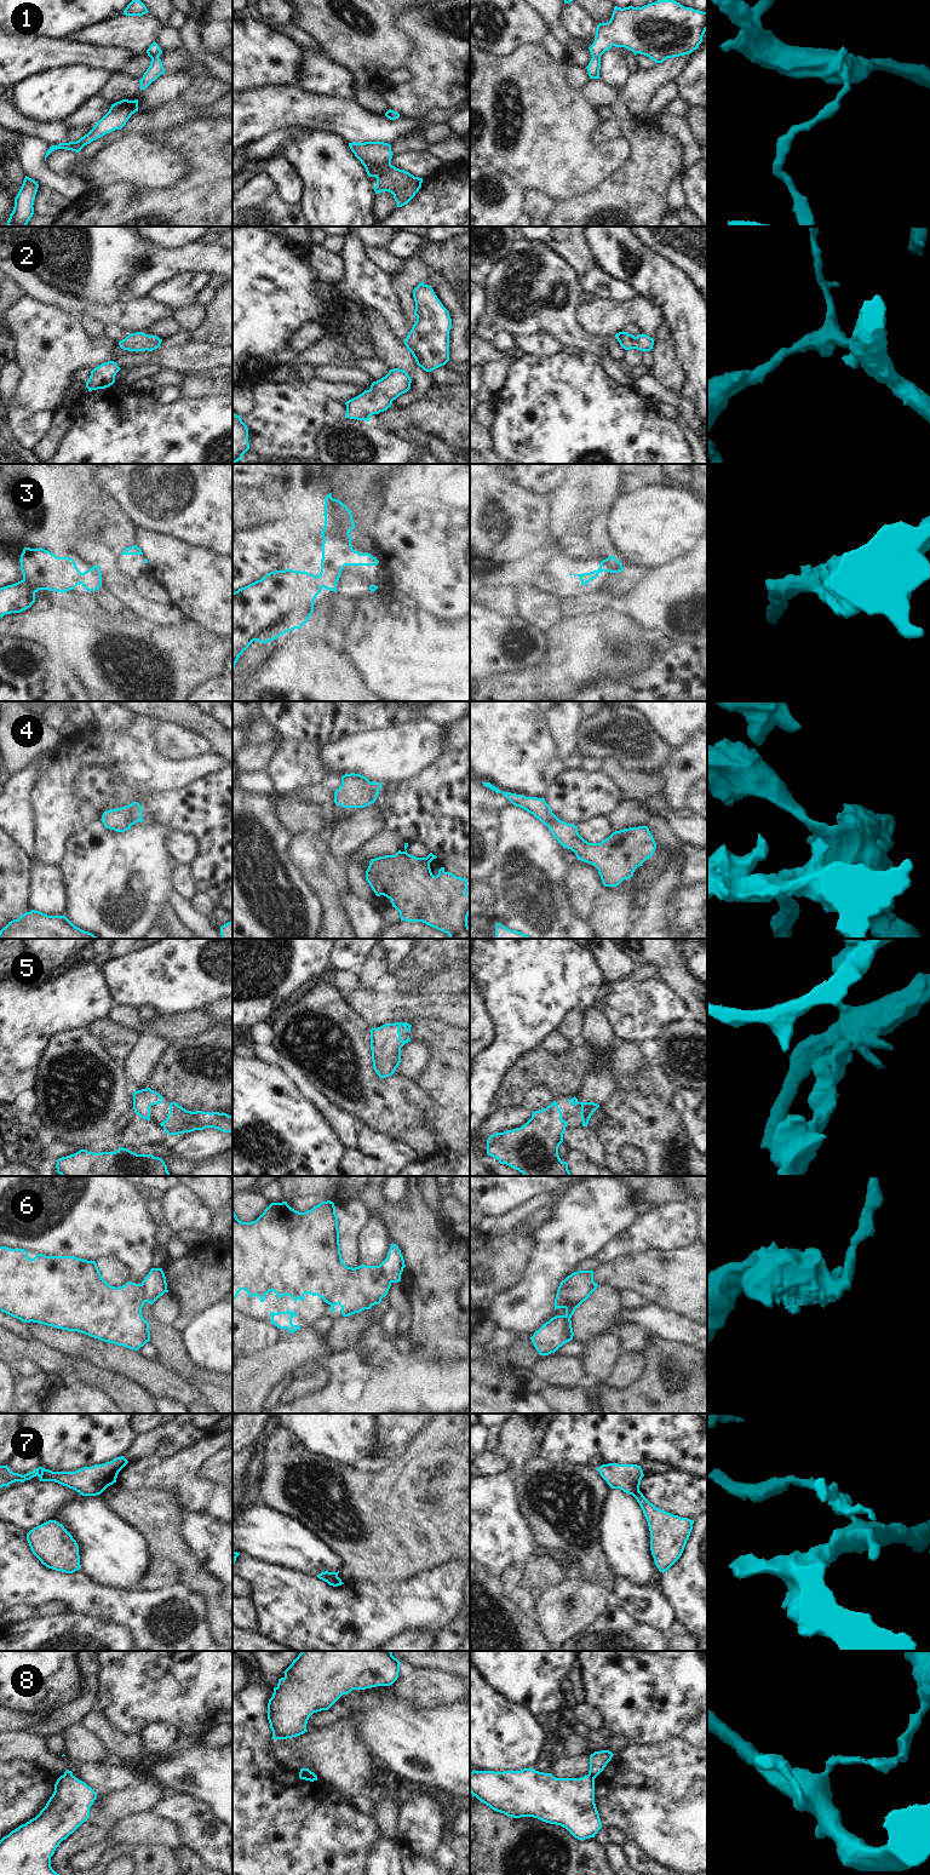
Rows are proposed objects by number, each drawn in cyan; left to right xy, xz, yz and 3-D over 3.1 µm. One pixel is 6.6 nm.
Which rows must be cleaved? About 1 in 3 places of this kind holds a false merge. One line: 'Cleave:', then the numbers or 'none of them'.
Cleave: 6, 7, 8

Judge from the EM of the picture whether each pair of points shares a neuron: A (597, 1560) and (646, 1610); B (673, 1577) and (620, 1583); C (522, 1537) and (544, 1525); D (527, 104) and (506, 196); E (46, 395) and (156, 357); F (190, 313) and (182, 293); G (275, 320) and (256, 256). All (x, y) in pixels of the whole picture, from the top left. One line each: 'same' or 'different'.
A: different
B: different
C: different
D: different
E: same
F: different
G: same

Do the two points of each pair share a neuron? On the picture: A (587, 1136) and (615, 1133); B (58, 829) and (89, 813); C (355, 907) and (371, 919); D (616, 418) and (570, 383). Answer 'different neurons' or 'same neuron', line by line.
A: different neurons
B: same neuron
C: same neuron
D: same neuron

